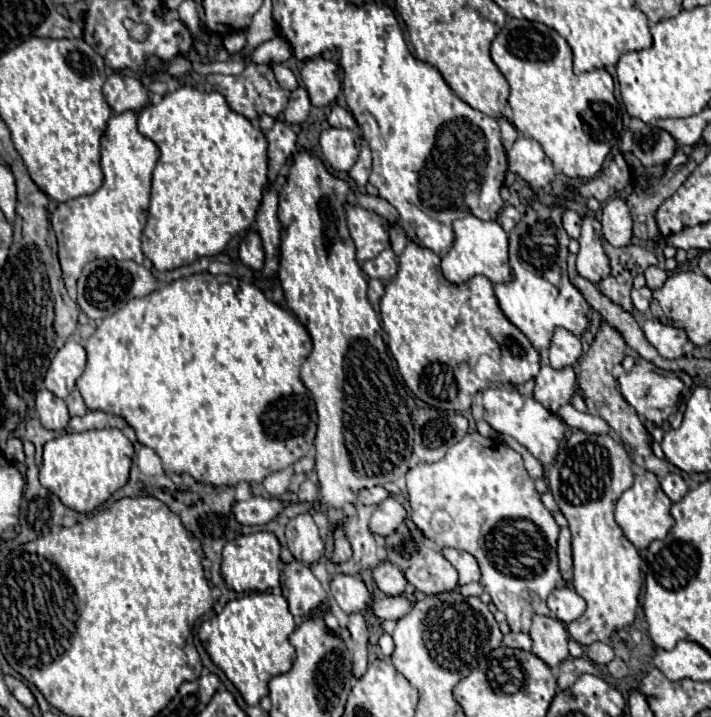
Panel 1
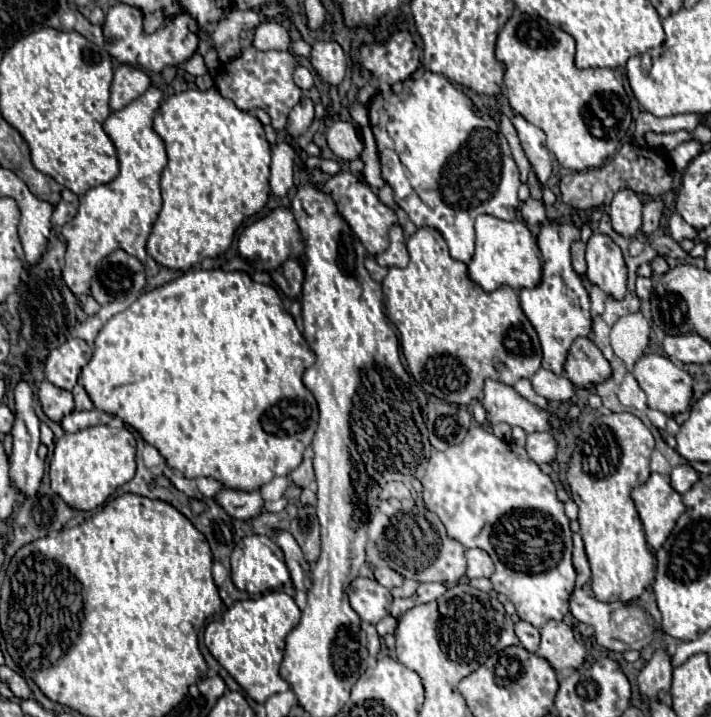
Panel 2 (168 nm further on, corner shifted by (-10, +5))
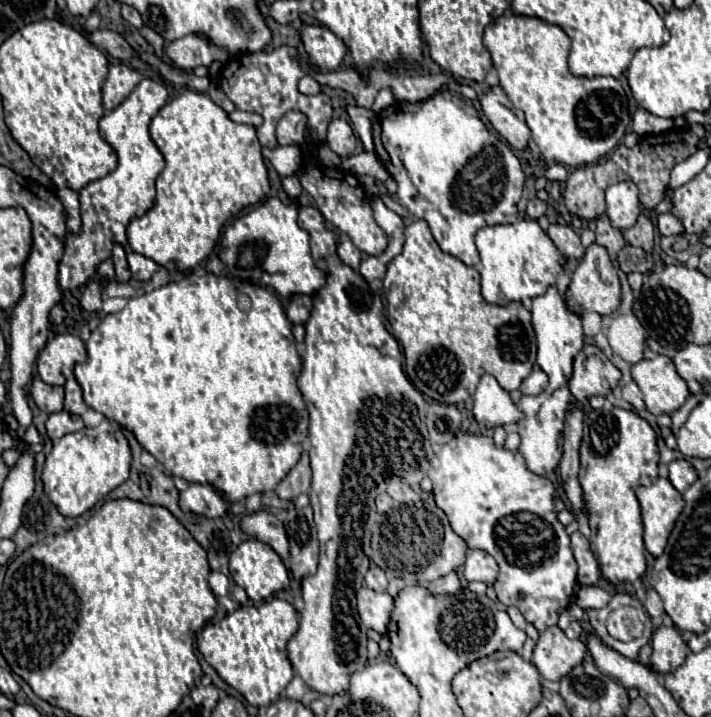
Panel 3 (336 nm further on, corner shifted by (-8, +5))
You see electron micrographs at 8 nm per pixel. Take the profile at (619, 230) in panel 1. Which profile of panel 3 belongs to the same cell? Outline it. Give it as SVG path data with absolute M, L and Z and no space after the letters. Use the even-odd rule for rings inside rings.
M622 181L606 189L606 215L612 227L628 229L636 223L640 215L638 187L632 181Z

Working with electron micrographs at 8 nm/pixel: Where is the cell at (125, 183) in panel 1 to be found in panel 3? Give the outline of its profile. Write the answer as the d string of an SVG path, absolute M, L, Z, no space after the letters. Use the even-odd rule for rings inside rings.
M144 79L128 95L128 99L120 103L120 107L108 111L100 119L100 135L114 147L118 155L118 167L116 171L108 173L104 179L98 179L80 191L82 231L80 233L68 231L64 237L64 255L58 265L60 289L72 291L72 289L84 287L96 275L98 265L112 257L114 243L120 243L126 249L128 265L130 265L134 279L148 281L152 273L158 269L158 263L154 263L152 259L140 253L134 253L128 247L126 227L134 217L146 215L154 207L154 201L156 201L154 183L160 171L164 169L164 157L150 137L148 125L166 101L168 101L166 87L152 79Z

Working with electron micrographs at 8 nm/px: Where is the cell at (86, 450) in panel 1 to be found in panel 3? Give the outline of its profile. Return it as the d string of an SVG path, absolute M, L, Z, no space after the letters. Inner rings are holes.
M104 419L98 427L86 427L64 435L48 453L42 481L44 491L66 517L78 517L90 511L112 489L122 485L130 473L130 445L118 425Z

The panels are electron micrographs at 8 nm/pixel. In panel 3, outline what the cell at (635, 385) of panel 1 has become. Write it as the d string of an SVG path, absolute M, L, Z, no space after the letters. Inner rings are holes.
M666 355L636 363L632 367L632 379L644 393L646 409L652 415L678 411L690 395L686 381L680 379L672 359Z

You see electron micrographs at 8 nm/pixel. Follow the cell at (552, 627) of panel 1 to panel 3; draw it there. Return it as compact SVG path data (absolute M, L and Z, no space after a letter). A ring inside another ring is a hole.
M548 627L540 633L532 663L546 681L560 681L586 657L588 649L580 639L568 639L560 627Z

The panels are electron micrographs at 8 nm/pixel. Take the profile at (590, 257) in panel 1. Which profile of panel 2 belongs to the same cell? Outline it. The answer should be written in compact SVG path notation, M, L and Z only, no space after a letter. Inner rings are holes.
M594 233L586 249L586 279L598 285L608 297L624 299L626 295L626 265L620 247L602 233Z

